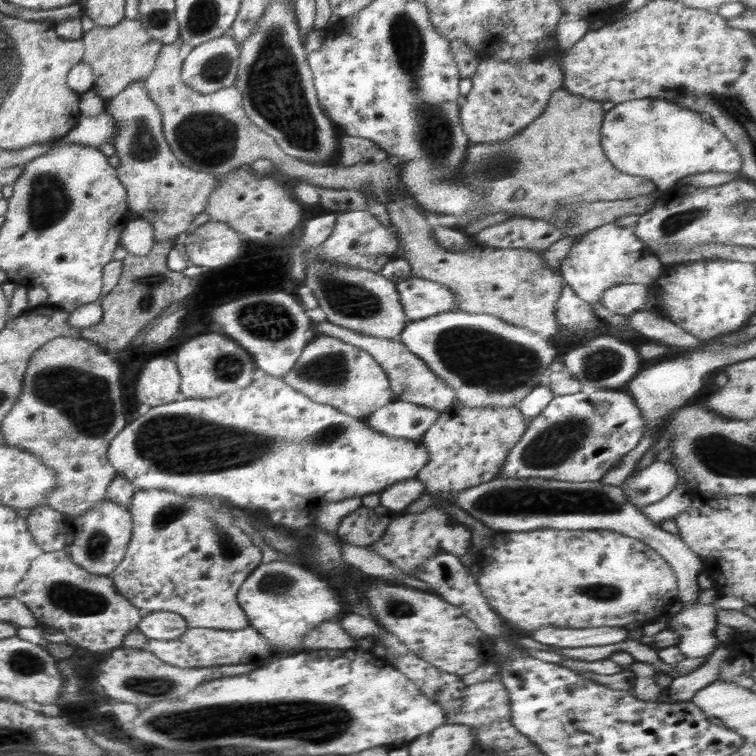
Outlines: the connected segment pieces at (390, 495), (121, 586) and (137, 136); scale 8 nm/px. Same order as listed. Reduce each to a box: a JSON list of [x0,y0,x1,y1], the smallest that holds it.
[[379,476,428,515],[111,488,262,630],[105,80,219,243]]

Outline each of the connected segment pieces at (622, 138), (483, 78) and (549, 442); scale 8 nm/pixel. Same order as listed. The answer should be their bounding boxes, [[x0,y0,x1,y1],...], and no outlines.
[[600,98,742,192],[459,55,563,143],[497,389,645,482]]

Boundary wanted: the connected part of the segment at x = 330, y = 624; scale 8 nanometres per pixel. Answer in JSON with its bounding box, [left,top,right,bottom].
[303,620,357,650]

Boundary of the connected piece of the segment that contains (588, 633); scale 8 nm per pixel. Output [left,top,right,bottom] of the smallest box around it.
[531,626,630,648]

